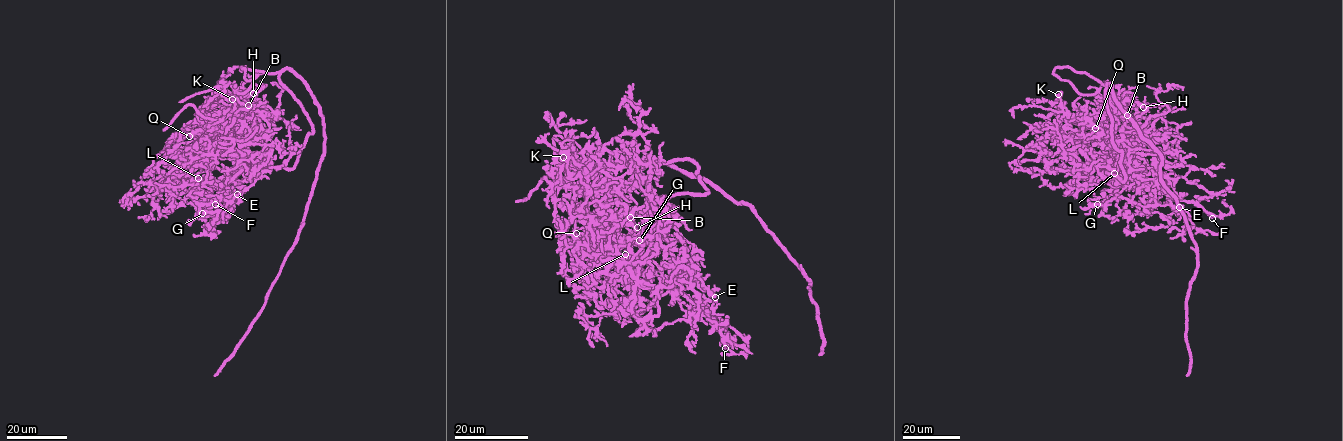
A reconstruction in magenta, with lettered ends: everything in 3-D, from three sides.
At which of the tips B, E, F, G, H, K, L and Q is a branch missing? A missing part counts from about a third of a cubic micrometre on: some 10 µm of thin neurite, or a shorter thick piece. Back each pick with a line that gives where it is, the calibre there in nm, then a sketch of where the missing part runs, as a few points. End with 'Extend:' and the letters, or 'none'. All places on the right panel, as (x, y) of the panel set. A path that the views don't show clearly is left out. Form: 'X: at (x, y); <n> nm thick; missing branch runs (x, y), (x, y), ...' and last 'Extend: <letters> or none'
G: at (1097, 204); 600 nm thick; missing branch runs (1097, 204), (1069, 200)
K: at (1058, 94); 140 nm thick
Extend: G, K

